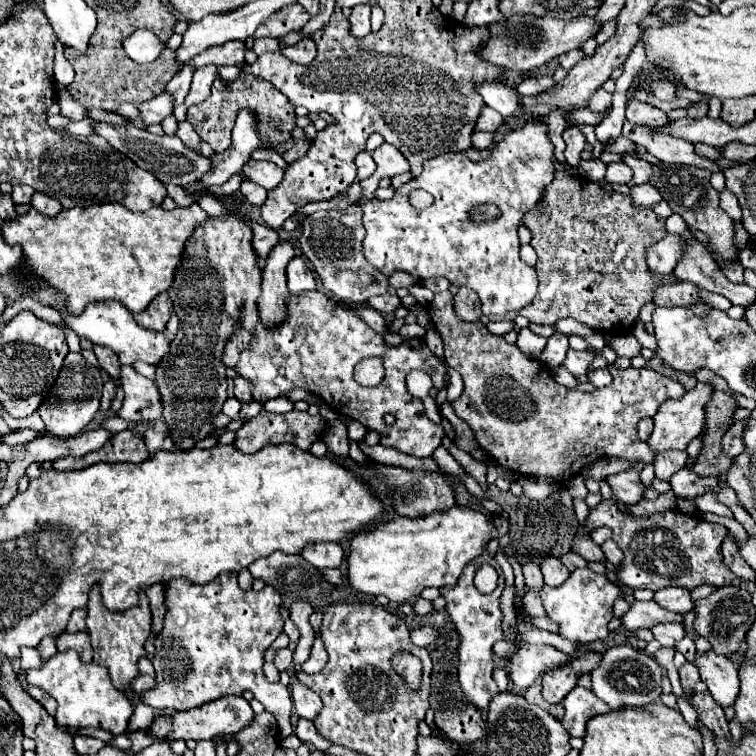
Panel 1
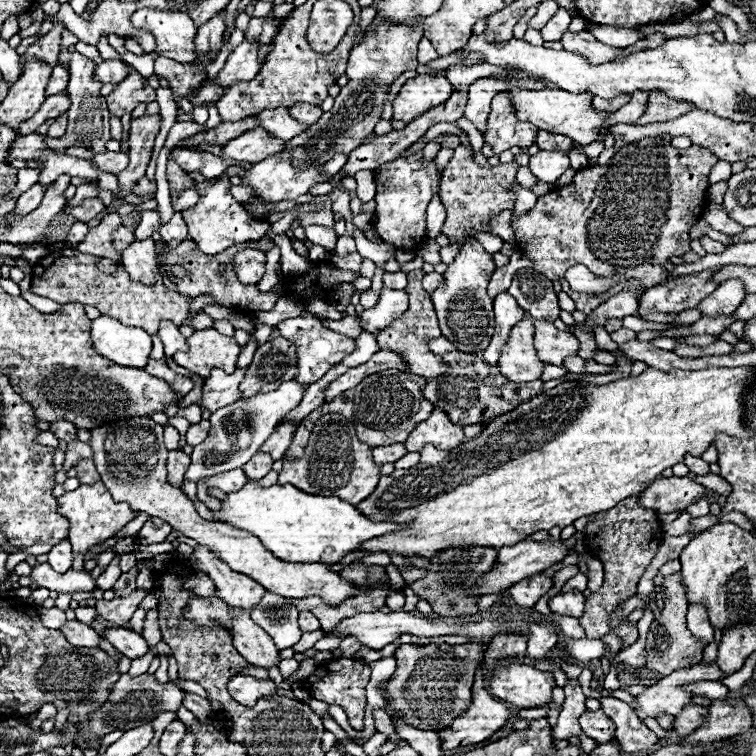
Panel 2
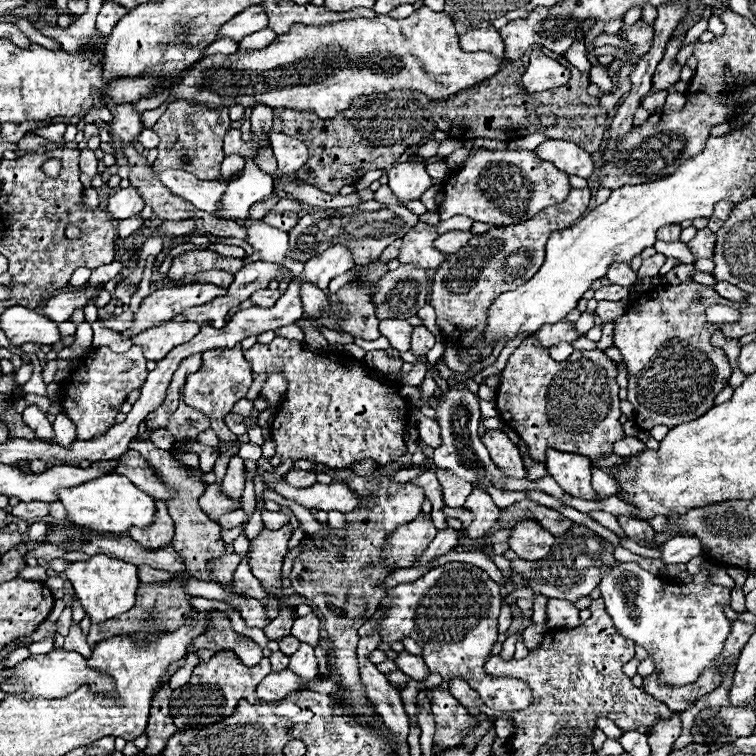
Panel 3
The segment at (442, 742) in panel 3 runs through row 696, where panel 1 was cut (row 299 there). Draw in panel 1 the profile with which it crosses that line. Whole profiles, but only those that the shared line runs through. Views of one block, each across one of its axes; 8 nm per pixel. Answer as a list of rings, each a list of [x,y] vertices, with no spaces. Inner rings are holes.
[[[452,292],[436,294],[428,306],[428,314],[434,322],[434,328],[444,340],[444,360],[450,368],[458,370],[464,380],[462,396],[452,402],[456,416],[472,428],[480,448],[508,472],[518,472],[526,476],[546,476],[554,478],[556,482],[564,482],[576,472],[580,472],[586,464],[604,456],[644,460],[646,464],[650,464],[654,460],[654,452],[652,448],[648,448],[646,442],[638,438],[636,424],[640,422],[640,418],[654,416],[660,404],[668,398],[680,398],[686,392],[678,380],[666,378],[650,368],[630,366],[622,370],[616,364],[608,366],[614,368],[614,382],[610,386],[594,390],[590,394],[570,390],[566,386],[560,386],[548,374],[548,368],[542,362],[524,356],[518,346],[510,346],[502,336],[494,336],[492,332],[488,332],[488,328],[480,320],[466,322],[456,316]]]

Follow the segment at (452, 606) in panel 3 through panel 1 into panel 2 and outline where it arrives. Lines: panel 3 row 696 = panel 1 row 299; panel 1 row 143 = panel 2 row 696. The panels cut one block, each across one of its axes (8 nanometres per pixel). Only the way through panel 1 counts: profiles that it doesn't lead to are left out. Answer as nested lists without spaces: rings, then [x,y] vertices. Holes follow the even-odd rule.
[[[510,664],[510,666],[500,666],[494,670],[494,676],[488,682],[488,688],[494,696],[498,696],[500,700],[506,700],[518,708],[536,708],[536,706],[544,706],[550,702],[552,698],[552,688],[556,686],[554,674],[552,672],[542,672],[538,668],[532,666],[524,666],[524,664]]]

